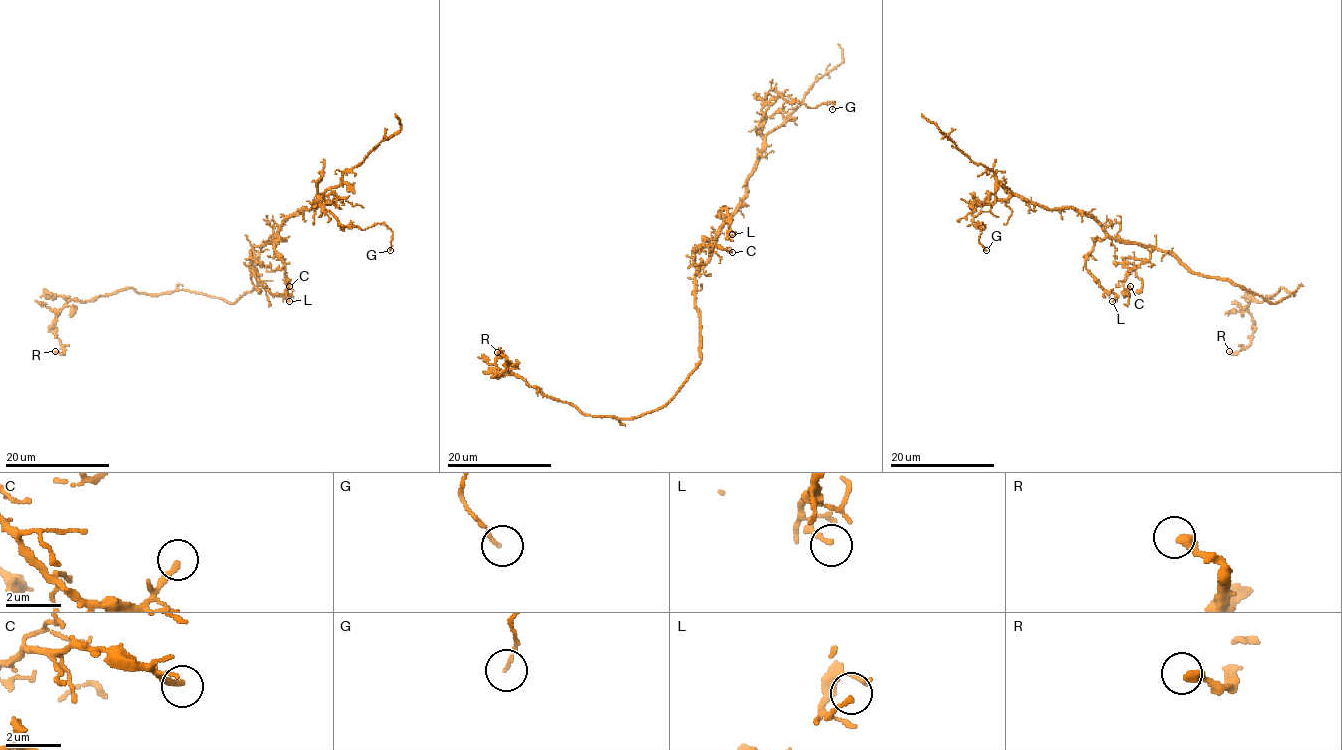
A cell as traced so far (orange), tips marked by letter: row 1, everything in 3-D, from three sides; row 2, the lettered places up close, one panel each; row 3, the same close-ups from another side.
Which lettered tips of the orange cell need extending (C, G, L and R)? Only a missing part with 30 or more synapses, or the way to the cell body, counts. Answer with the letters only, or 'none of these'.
none of these

